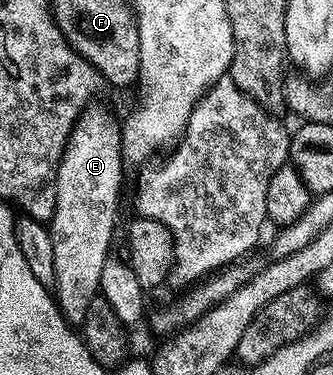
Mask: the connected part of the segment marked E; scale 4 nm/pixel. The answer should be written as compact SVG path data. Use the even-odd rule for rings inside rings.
M85 107L77 115L64 144L64 153L60 156L60 165L56 169L56 206L52 212L50 228L54 243L54 271L56 283L54 300L63 314L64 320L72 327L83 326L86 310L100 292L102 263L110 256L108 249L112 245L112 232L116 229L116 211L120 207L120 184L124 181L126 162L120 151L120 131L122 125L108 109Z

